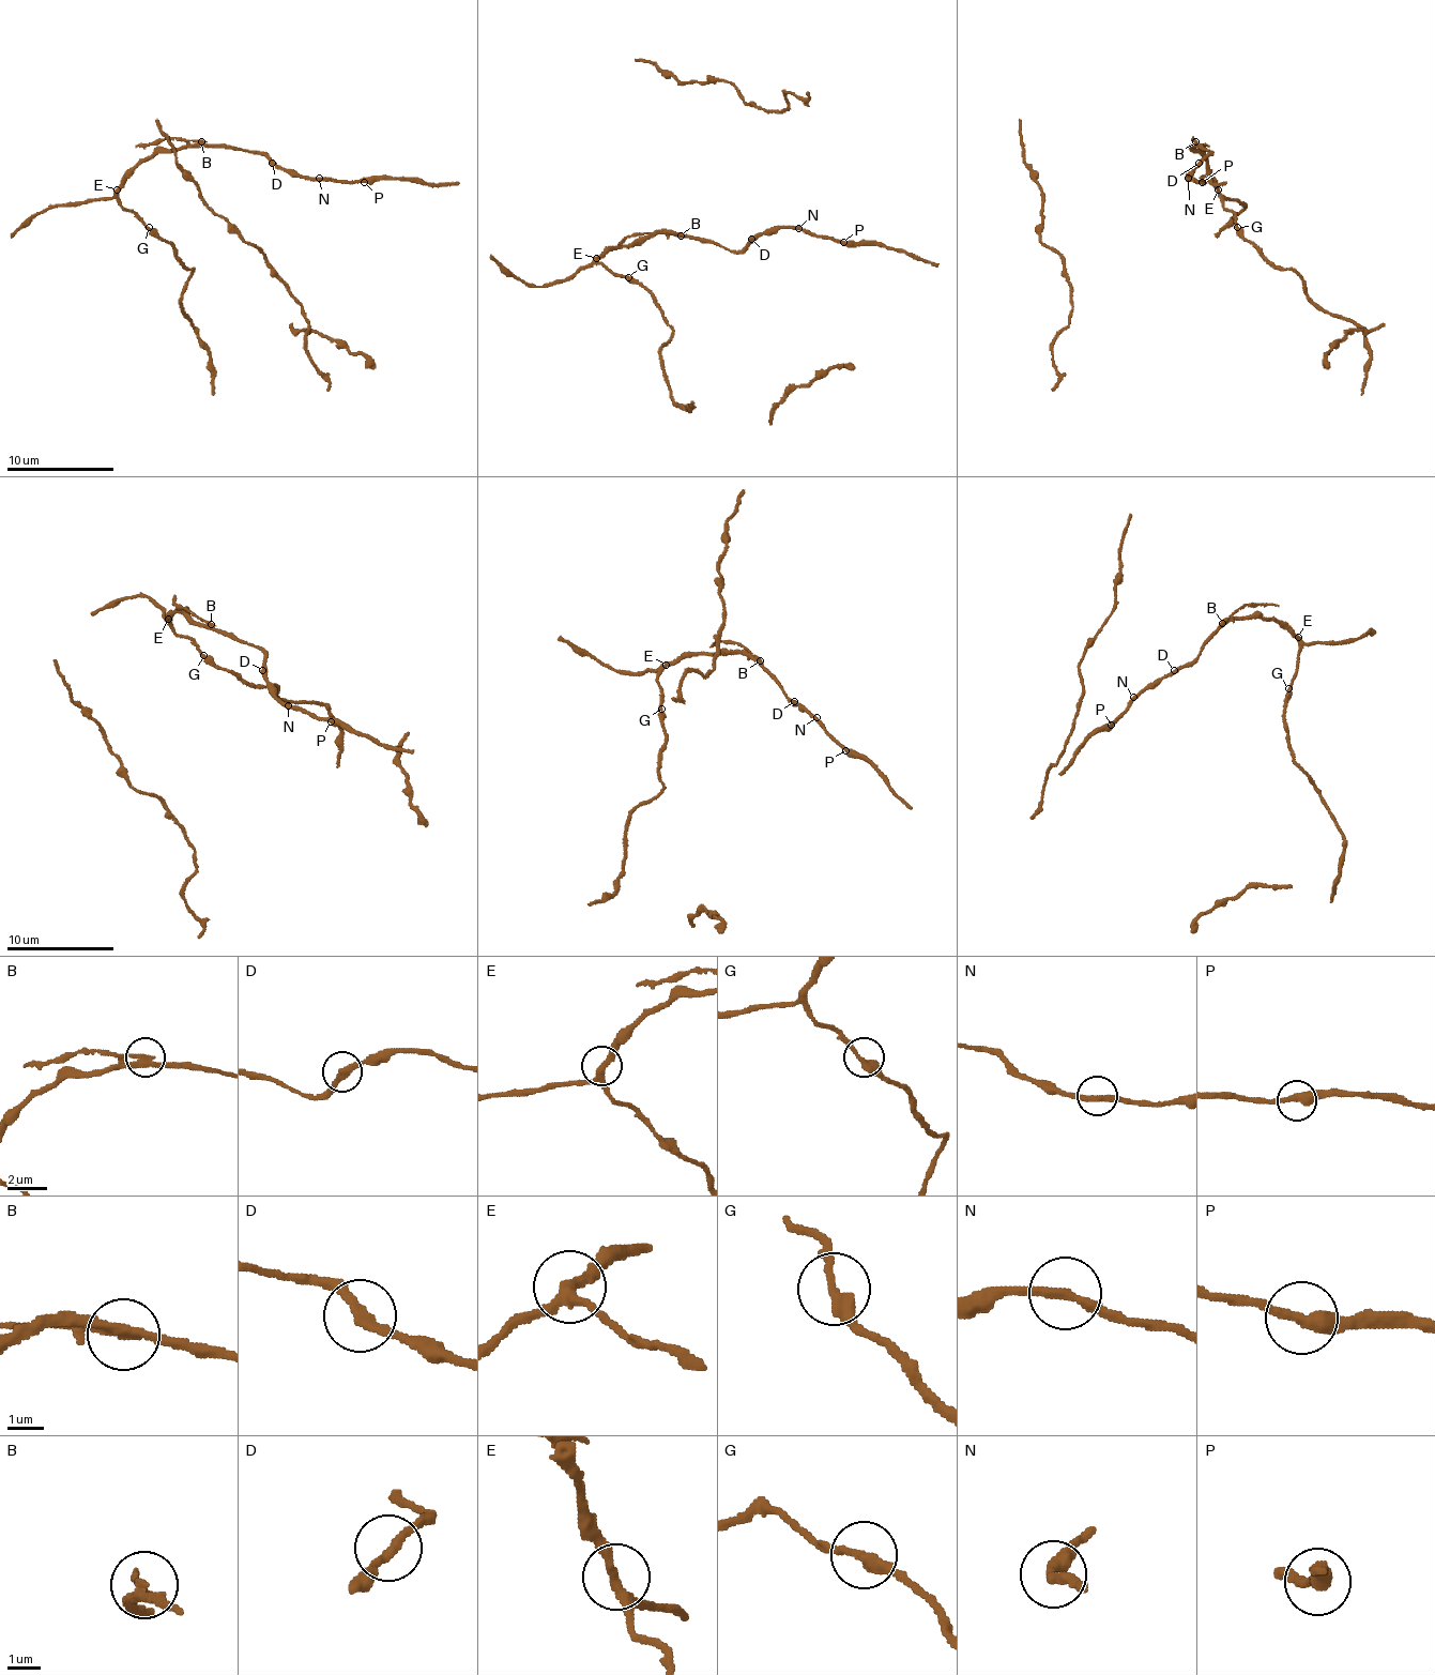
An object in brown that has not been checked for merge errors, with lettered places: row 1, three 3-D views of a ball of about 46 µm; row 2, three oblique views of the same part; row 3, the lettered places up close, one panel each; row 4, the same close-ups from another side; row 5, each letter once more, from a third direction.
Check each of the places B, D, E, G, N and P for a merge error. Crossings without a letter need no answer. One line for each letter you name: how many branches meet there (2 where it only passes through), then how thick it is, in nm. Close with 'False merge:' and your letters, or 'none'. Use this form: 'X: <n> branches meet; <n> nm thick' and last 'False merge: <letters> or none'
B: 2 branches meet; 300 nm thick
False merge: B

